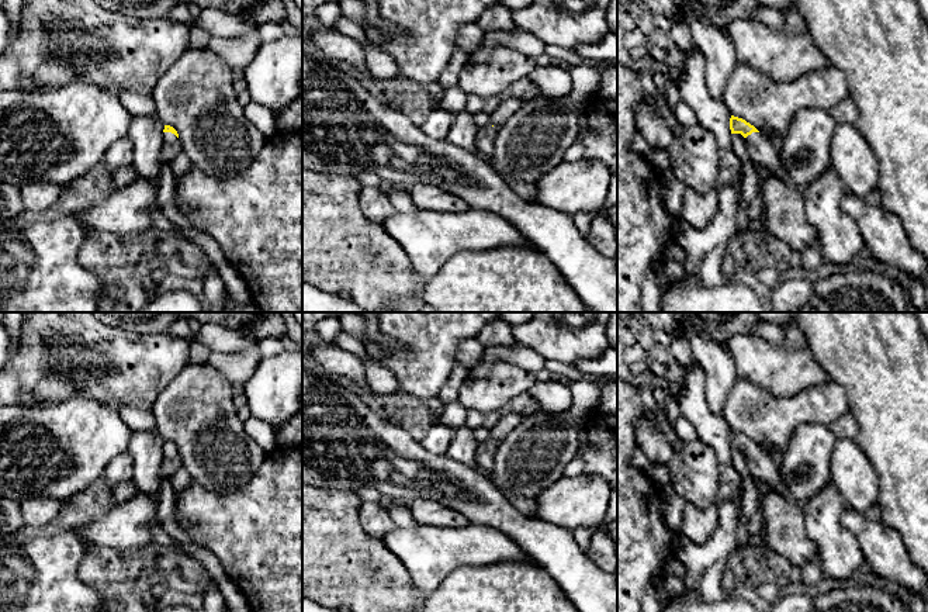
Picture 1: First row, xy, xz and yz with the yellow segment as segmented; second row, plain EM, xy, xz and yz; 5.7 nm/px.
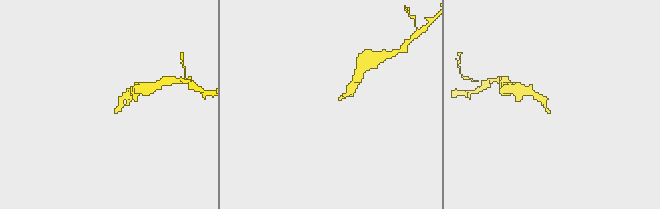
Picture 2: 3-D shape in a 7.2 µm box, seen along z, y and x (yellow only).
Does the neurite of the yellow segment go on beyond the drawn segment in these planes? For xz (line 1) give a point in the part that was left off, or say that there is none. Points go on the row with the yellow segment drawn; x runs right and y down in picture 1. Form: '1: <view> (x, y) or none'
1: none

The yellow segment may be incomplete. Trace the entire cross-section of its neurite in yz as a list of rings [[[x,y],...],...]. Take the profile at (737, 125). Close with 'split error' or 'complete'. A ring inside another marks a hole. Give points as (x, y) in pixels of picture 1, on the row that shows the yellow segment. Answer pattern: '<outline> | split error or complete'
[[[734,115],[730,118],[730,129],[731,134],[741,134],[745,138],[748,155],[755,165],[765,166],[773,173],[773,176],[783,181],[792,183],[780,162],[778,145],[772,139],[761,134],[745,120]]] | split error

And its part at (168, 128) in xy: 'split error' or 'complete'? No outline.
split error

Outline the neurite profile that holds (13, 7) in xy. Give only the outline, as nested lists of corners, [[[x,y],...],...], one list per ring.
[[[4,0],[4,10],[10,20],[8,39],[14,38],[20,31],[20,15],[21,15],[22,0]]]

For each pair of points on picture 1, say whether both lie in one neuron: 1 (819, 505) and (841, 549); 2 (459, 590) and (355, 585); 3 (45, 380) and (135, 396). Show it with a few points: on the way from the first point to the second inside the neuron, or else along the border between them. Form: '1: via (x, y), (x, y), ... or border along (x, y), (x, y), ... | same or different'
1: via (823, 517), (823, 525), (833, 538) | same
2: border along (428, 594), (425, 597) | different
3: via (68, 381), (113, 383) | same

